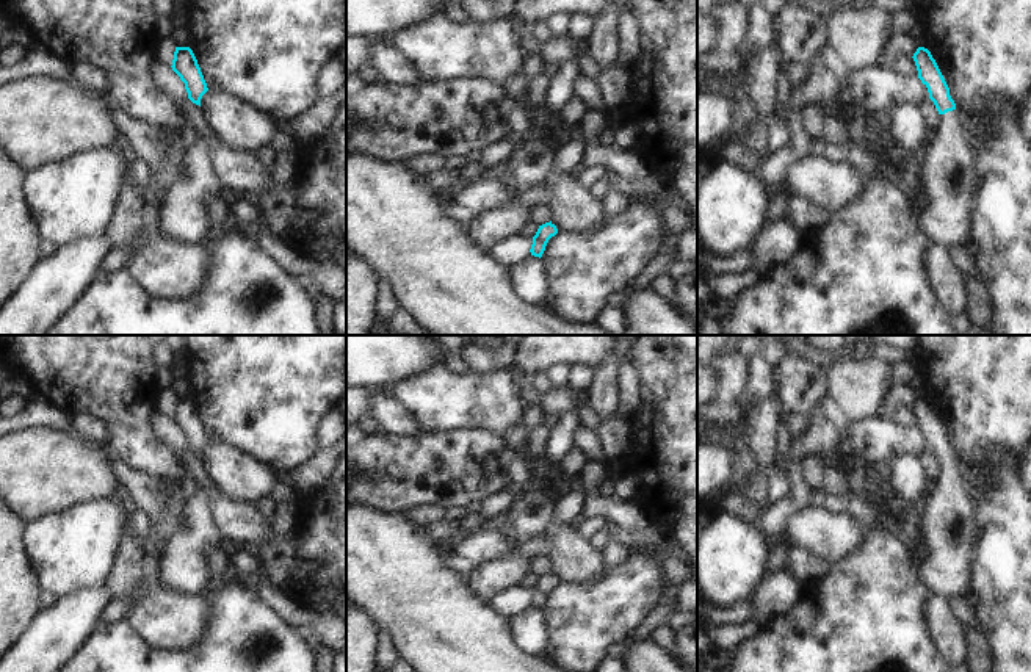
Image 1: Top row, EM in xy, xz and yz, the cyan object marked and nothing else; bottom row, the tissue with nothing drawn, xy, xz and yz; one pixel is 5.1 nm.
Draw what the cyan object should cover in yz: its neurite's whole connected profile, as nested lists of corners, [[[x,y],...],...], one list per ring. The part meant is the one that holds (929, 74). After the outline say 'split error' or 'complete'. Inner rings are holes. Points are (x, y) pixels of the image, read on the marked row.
[[[918,47],[912,58],[918,70],[918,78],[928,88],[929,99],[940,114],[937,135],[928,150],[921,154],[924,171],[912,191],[918,210],[918,224],[931,237],[934,244],[948,249],[964,247],[971,237],[975,197],[979,185],[978,149],[965,138],[962,130],[964,116],[956,110],[950,88],[931,52]]]; split error

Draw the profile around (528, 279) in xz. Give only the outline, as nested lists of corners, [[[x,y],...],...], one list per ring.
[[[530,255],[509,268],[517,298],[528,305],[542,305],[548,294],[548,279],[542,260]]]

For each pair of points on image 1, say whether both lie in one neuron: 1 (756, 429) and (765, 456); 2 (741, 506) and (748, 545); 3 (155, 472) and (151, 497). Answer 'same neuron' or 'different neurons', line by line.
1: same neuron
2: different neurons
3: different neurons

